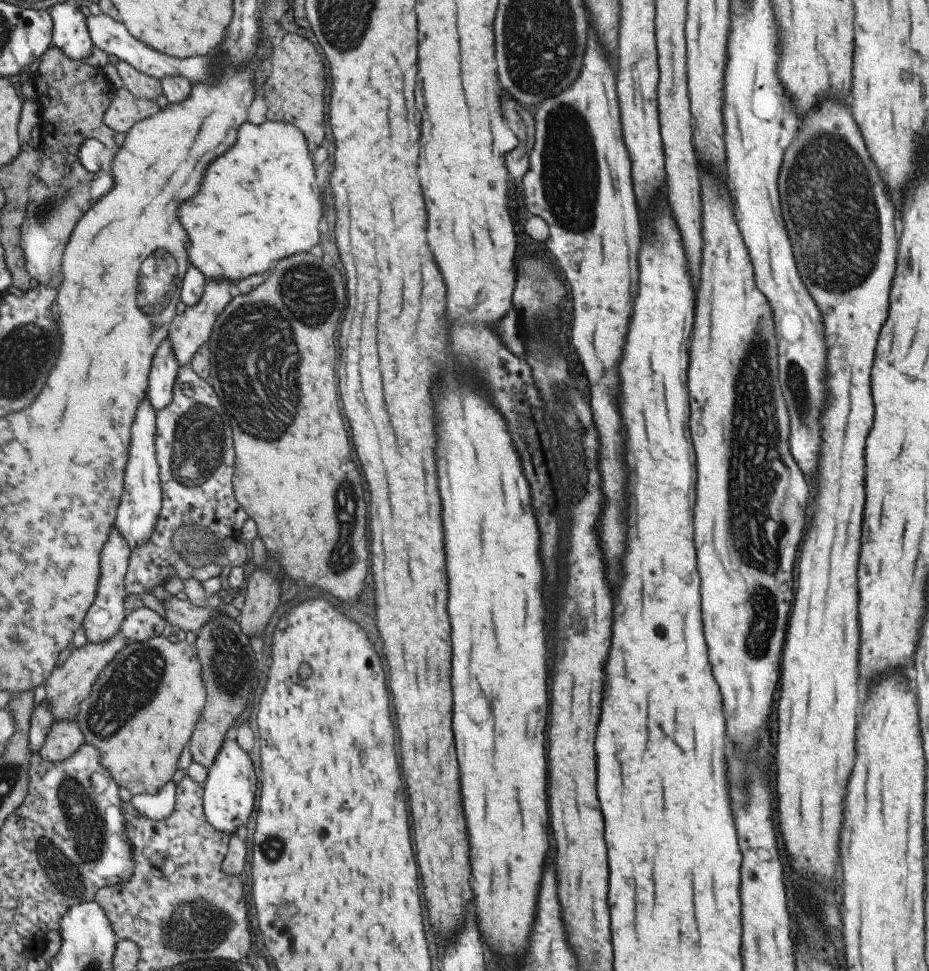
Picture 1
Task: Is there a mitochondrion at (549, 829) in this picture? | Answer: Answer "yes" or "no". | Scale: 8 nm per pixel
no

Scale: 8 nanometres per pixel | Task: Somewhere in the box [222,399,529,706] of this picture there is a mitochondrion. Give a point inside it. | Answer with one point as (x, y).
(346, 503)

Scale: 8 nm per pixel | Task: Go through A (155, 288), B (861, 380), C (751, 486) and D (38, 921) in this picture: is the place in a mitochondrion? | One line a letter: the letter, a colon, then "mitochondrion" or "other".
A: mitochondrion
B: other
C: mitochondrion
D: other

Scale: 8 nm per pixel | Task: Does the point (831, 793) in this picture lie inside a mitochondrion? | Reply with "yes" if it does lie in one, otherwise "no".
no

